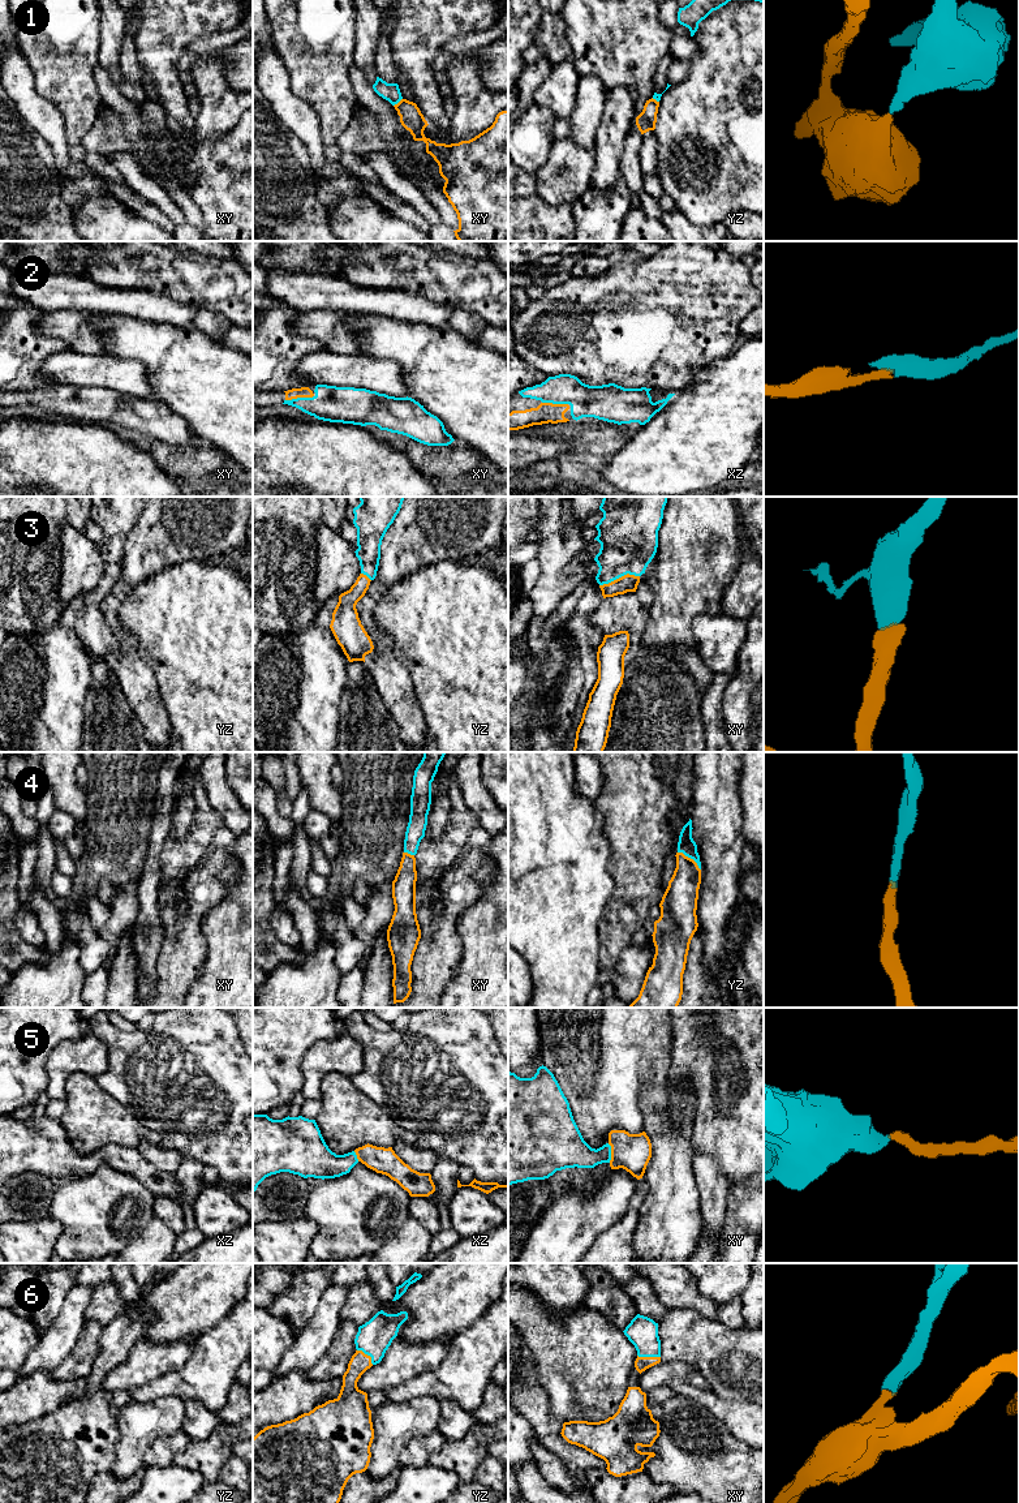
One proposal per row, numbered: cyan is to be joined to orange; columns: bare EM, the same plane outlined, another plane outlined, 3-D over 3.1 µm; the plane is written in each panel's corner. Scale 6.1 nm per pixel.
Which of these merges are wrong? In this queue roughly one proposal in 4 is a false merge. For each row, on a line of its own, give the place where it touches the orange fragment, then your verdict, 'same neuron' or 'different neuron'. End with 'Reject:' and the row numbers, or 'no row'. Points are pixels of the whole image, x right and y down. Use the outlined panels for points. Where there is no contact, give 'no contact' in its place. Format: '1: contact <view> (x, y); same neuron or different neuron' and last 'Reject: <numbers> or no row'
1: contact xy (399, 102); different neuron
2: contact xy (299, 396); same neuron
3: contact xy (619, 578); same neuron
4: contact yz (689, 858); same neuron
5: contact xy (611, 1152); same neuron
6: contact xy (649, 1357); same neuron
Reject: 1

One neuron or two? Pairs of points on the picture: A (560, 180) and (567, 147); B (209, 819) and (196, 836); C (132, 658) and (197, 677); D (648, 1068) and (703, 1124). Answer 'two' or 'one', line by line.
A: one
B: one
C: two
D: two

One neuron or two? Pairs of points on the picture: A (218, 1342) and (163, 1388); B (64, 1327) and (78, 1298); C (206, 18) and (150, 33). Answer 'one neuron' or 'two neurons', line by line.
A: one neuron
B: one neuron
C: one neuron

